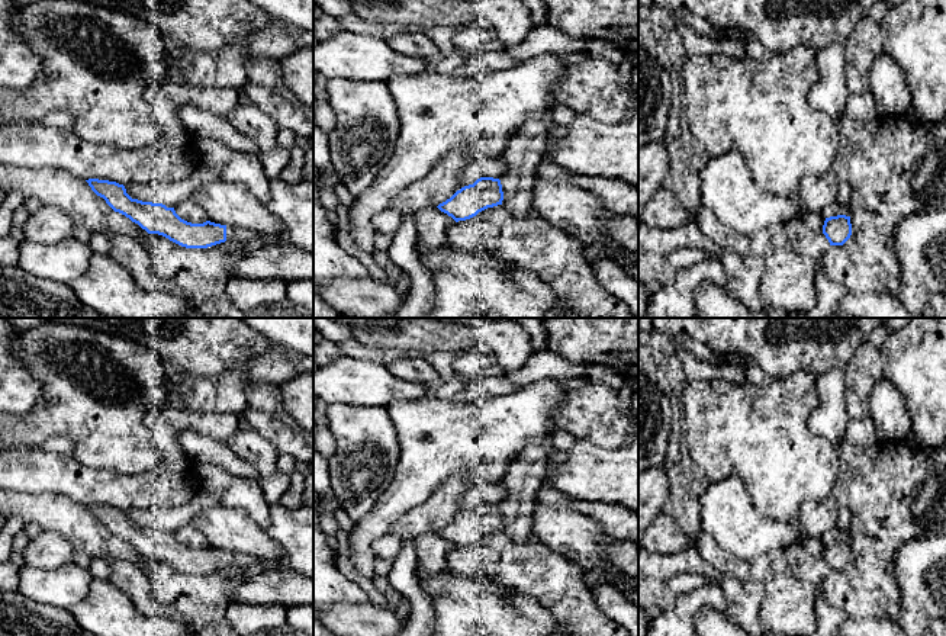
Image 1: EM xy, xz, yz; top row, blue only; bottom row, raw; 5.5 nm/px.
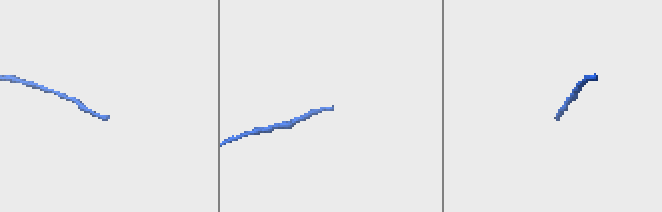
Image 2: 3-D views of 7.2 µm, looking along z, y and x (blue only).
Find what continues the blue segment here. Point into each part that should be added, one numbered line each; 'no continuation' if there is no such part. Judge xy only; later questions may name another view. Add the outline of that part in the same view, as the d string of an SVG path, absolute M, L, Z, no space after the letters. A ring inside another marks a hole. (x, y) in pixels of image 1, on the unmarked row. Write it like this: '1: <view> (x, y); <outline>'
1: xy (243, 561); M226 552L226 566L235 566L247 572L250 568L255 565L260 565L264 569L264 572L289 568L289 563L286 560L279 563L268 563L263 559L252 558L247 553Z

